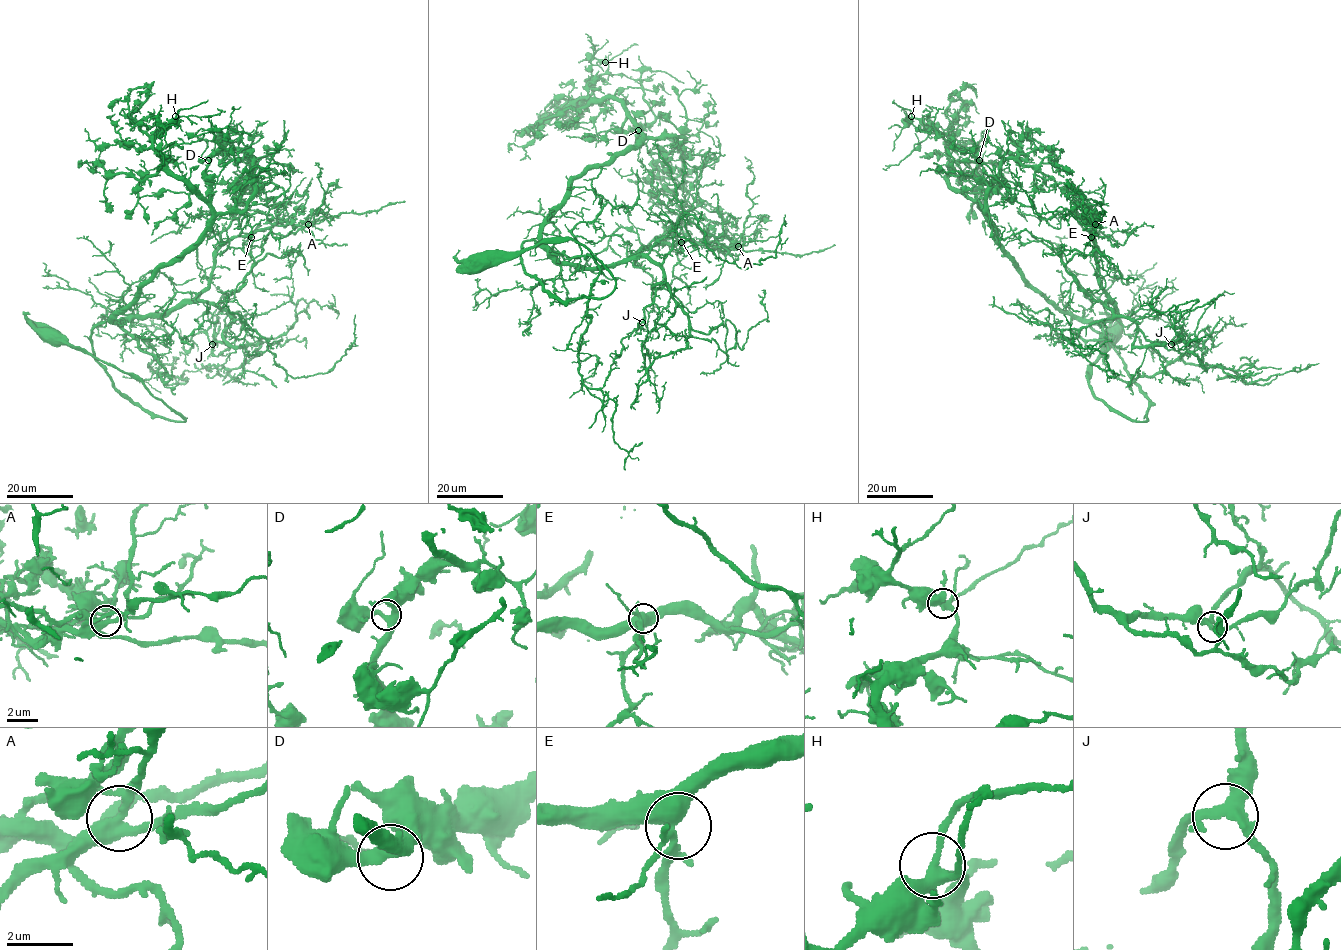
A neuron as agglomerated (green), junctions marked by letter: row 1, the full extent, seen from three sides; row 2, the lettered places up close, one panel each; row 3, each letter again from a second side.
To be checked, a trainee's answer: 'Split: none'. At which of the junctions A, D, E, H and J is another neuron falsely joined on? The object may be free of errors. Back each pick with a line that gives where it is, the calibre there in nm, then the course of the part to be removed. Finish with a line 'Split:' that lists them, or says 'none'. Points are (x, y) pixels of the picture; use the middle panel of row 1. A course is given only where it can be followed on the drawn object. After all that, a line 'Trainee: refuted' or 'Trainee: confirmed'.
Split: none
Trainee: confirmed

